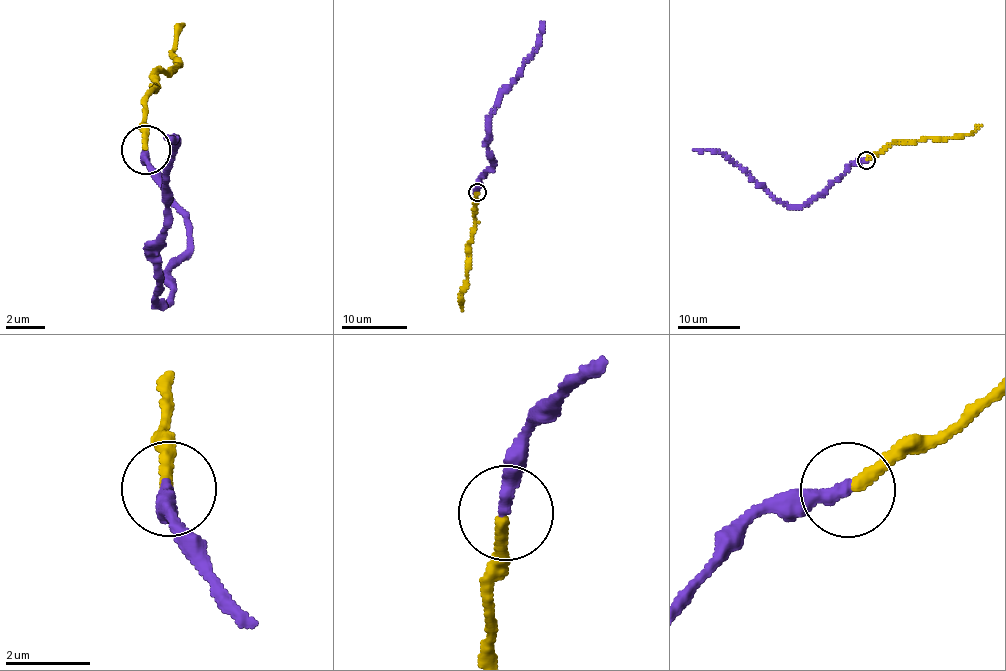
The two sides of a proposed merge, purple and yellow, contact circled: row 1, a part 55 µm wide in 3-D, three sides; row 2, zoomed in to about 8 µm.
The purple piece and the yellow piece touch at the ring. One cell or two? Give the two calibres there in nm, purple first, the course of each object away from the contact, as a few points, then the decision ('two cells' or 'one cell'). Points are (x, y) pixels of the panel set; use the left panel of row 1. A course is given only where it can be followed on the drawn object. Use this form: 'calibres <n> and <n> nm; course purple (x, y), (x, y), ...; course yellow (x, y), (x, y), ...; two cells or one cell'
calibres 320 and 280 nm; course purple (147, 148), (191, 236), (166, 272), (169, 303), (155, 305), (148, 254), (163, 231), (161, 179), (174, 136); course yellow (147, 148), (145, 122), (151, 91), (162, 88), (157, 72), (181, 68), (172, 52), (184, 26); one cell

